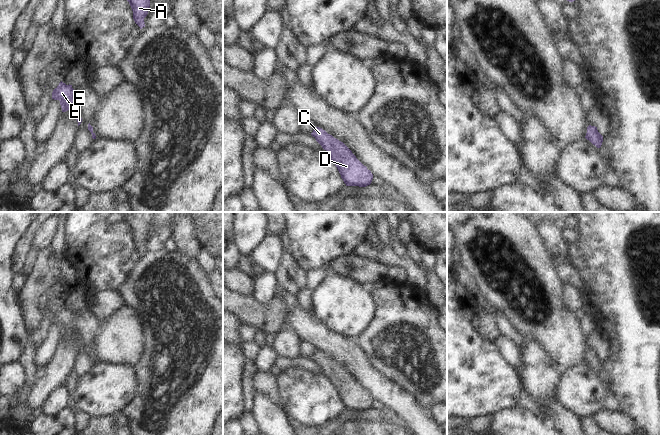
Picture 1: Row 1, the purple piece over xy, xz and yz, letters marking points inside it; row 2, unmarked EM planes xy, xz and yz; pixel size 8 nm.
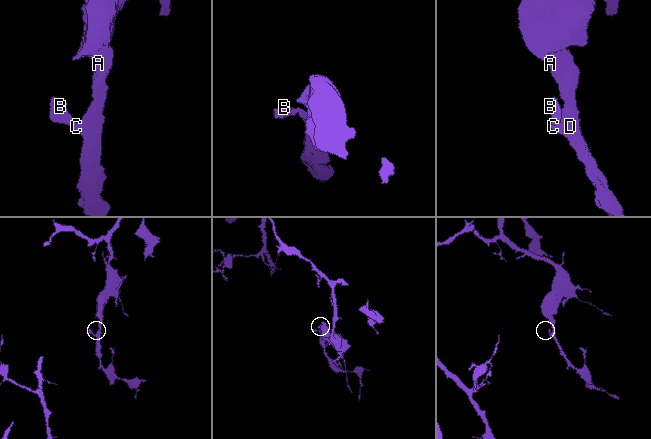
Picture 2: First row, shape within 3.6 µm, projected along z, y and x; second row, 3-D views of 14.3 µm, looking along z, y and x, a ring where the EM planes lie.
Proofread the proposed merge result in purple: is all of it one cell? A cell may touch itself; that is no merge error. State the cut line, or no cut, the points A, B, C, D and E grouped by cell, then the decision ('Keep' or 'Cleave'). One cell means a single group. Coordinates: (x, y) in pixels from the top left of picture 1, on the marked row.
No split. Groups: A B C D E. Keep.

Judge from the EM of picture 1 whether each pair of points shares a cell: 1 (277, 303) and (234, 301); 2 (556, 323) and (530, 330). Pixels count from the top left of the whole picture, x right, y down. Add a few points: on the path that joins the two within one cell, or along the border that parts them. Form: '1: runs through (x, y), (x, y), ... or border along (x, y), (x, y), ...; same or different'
1: runs through (266, 309), (245, 308); same
2: runs through (550, 323), (536, 325); same

